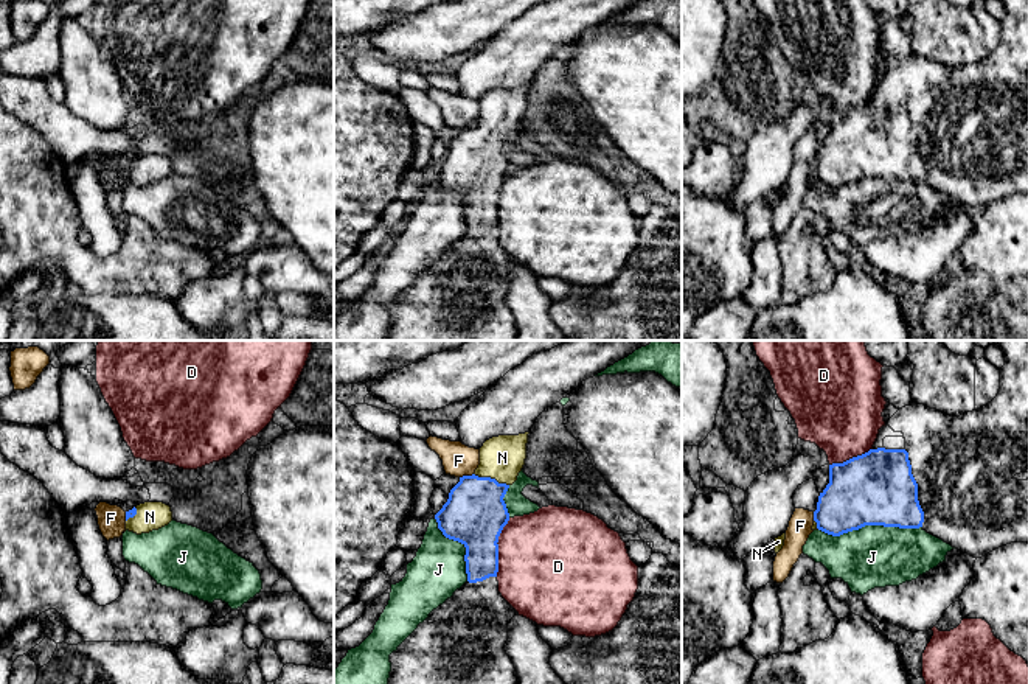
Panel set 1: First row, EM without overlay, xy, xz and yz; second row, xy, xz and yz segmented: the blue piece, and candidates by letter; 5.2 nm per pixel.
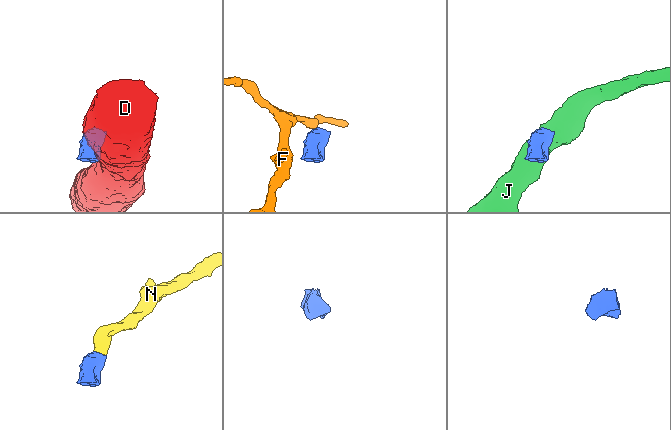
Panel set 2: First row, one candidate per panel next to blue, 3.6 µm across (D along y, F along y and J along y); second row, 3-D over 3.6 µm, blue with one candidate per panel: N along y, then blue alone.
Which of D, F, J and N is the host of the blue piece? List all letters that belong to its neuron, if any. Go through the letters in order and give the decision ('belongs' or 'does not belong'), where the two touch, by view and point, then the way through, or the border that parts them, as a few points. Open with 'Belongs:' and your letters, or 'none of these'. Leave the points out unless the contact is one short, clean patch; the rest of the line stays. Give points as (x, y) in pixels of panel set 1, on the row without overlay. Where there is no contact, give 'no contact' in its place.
Belongs: N
D: does not belong; meets blue in xz at (497, 199)
F: does not belong; meets blue in xz at (466, 128); border along xz (472, 125), (460, 129)
J: does not belong; meets blue in yz at (870, 176)
N: belongs; meets blue in xz at (489, 129); runs through xz (475, 165), (475, 154), (489, 129), (499, 120), (502, 109)

